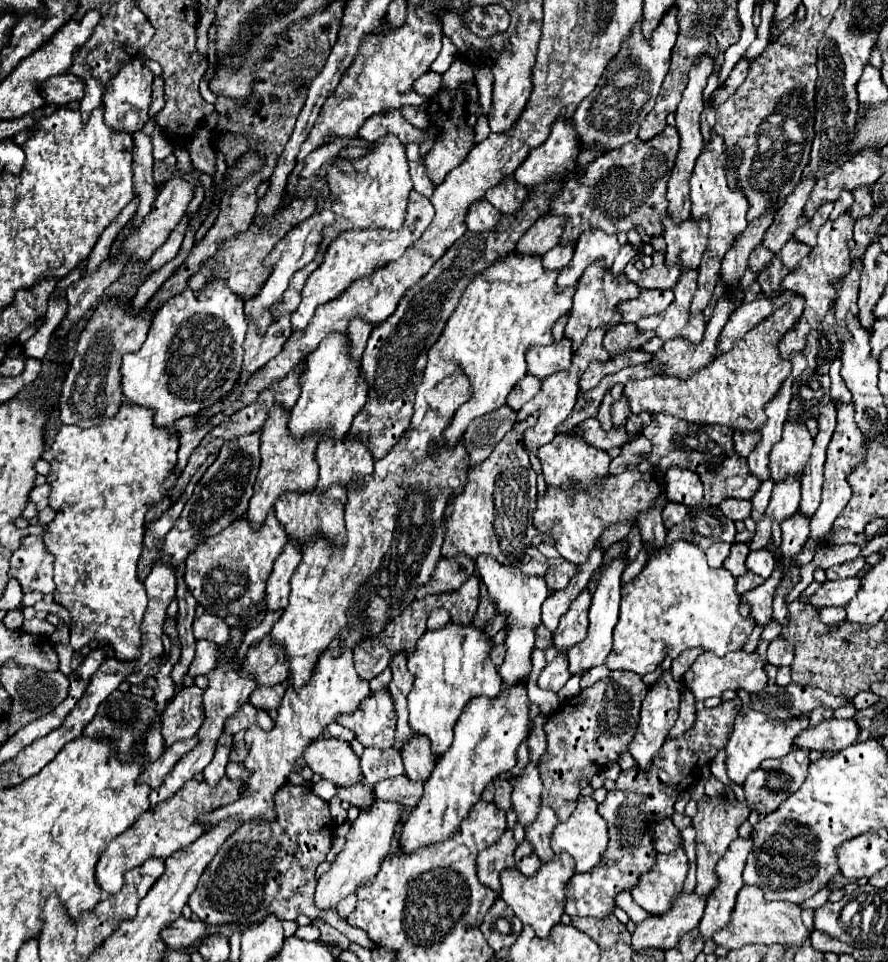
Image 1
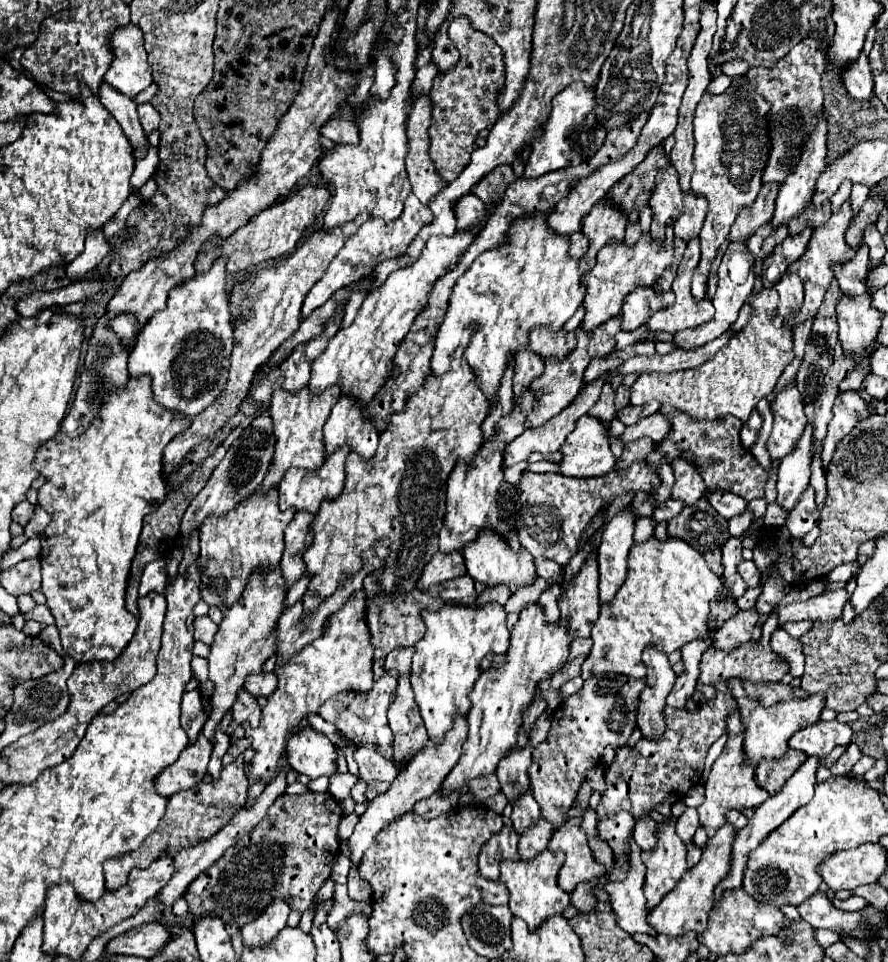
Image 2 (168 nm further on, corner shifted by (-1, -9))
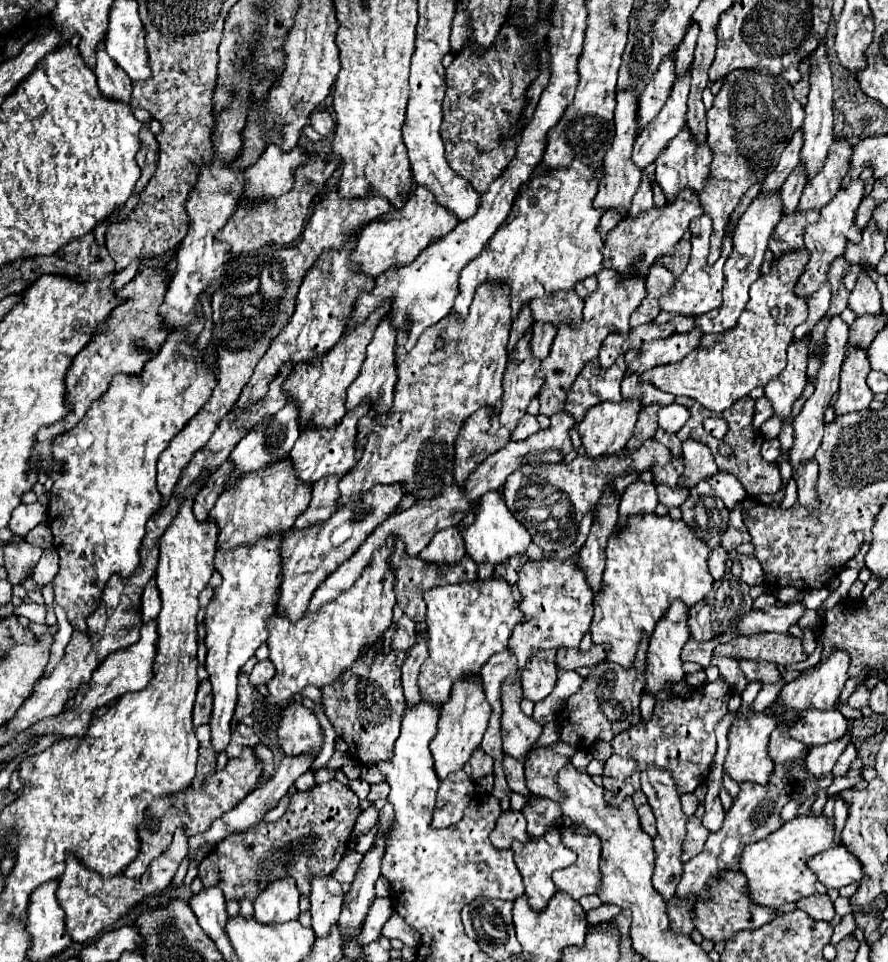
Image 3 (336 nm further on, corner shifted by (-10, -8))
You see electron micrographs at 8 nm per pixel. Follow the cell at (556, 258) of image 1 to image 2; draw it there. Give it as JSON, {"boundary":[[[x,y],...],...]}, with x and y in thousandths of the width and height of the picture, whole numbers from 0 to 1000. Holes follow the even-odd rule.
{"boundary":[[[645,242],[643,244],[643,267],[650,269],[650,267],[657,267],[663,259],[663,248],[657,244],[657,242]]]}

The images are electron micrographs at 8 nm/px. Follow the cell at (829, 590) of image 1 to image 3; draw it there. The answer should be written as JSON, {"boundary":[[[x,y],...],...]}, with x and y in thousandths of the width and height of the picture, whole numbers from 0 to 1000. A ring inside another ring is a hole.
{"boundary":[[[903,626],[883,628],[883,630],[867,630],[860,634],[847,634],[840,644],[831,651],[833,659],[851,659],[851,657],[876,657],[890,661],[887,653],[896,649],[910,632]]]}

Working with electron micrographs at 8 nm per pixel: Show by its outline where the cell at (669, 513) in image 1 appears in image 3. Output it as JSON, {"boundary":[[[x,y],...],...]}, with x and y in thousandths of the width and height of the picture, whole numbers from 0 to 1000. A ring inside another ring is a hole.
{"boundary":[[[739,507],[741,509],[741,522],[750,528],[766,528],[766,524],[775,518],[775,509],[770,507]]]}

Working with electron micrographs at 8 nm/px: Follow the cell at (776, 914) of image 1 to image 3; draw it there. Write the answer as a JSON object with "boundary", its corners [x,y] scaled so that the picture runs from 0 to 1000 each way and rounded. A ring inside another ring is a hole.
{"boundary":[[[818,906],[811,915],[800,917],[800,936],[784,938],[782,942],[782,958],[788,971],[800,979],[818,979],[833,967],[854,967],[856,963],[865,960],[872,952],[863,948],[865,944],[851,940],[845,931],[840,911],[836,906]]]}

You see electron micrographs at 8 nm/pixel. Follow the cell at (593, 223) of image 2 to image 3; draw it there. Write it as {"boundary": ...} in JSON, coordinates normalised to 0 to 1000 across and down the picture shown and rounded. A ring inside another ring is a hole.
{"boundary":[[[700,94],[694,96],[694,114],[691,114],[691,127],[694,127],[694,141],[691,141],[691,150],[687,154],[687,158],[682,158],[682,166],[678,168],[682,175],[682,183],[678,185],[676,193],[673,193],[673,202],[669,206],[669,216],[678,216],[678,218],[694,218],[696,222],[700,222],[703,227],[707,225],[707,216],[712,210],[712,204],[716,202],[718,193],[721,193],[721,175],[716,170],[712,170],[709,166],[709,158],[712,158],[712,150],[716,146],[716,114],[718,114],[718,106],[714,102],[714,94]]]}

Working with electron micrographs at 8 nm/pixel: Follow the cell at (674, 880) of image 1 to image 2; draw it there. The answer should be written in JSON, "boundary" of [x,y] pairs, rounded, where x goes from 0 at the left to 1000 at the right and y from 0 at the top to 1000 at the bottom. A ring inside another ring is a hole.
{"boundary":[[[740,856],[740,878],[731,885],[724,885],[724,897],[729,899],[729,912],[726,912],[726,932],[729,932],[729,945],[735,945],[767,914],[767,907],[774,905],[774,883],[765,868],[760,866],[760,858],[756,856]]]}

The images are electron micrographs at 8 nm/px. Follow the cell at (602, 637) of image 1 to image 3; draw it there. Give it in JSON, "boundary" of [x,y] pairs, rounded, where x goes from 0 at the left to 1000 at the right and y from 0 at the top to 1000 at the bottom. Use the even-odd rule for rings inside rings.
{"boundary":[[[714,501],[705,507],[698,520],[698,538],[696,538],[696,549],[700,551],[707,543],[707,536],[716,534],[736,534],[736,528],[741,524],[739,518],[739,507],[736,503],[725,503],[725,501]]]}

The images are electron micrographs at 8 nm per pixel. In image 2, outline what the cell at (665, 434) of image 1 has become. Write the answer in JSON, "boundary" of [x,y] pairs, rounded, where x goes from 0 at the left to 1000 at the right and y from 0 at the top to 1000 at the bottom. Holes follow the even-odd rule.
{"boundary":[[[744,421],[744,429],[756,436],[756,446],[753,454],[749,454],[740,465],[753,479],[771,473],[771,477],[787,488],[798,512],[814,508],[837,517],[839,521],[859,517],[864,490],[832,458],[832,446],[837,438],[830,438],[830,433],[816,433],[816,438],[780,438],[778,433],[771,433],[771,429],[762,429],[758,421]]]}

